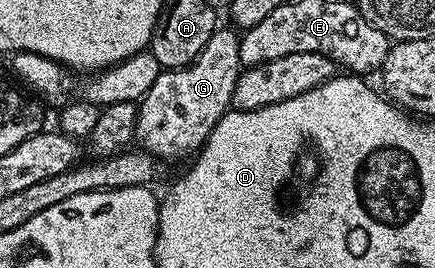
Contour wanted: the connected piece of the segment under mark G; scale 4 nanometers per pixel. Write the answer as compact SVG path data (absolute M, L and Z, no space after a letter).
M216 29L209 44L205 44L203 51L188 66L183 66L179 70L163 70L156 73L153 88L149 88L147 93L142 95L141 101L138 103L139 115L137 116L134 141L140 142L138 145L146 153L152 154L156 160L183 158L186 154L194 155L202 150L203 143L207 141L213 128L221 120L221 116L231 109L233 88L241 73L239 65L240 35L234 29L226 29Z

